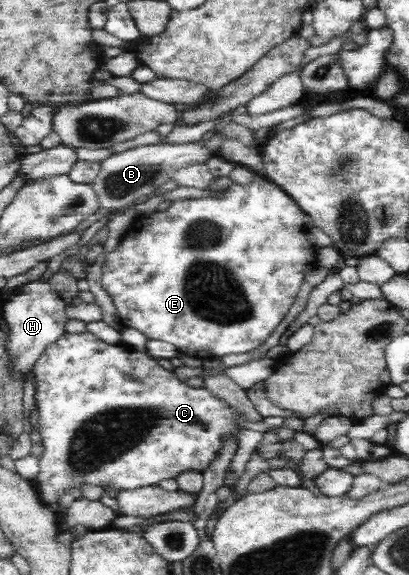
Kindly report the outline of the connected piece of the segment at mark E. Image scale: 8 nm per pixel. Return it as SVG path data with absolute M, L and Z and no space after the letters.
M252 171L253 176L247 184L239 184L232 181L227 188L219 191L213 196L201 196L201 198L183 198L173 200L169 207L163 211L156 210L147 216L147 224L141 222L137 229L127 231L125 238L121 240L117 250L107 254L102 268L102 286L112 297L117 308L120 323L124 328L134 328L143 333L147 339L161 340L172 344L177 348L179 354L189 355L201 360L219 359L230 354L247 354L263 346L297 298L303 277L309 270L317 267L316 251L307 237L304 223L304 212L299 203L289 196L275 181L266 174Z

